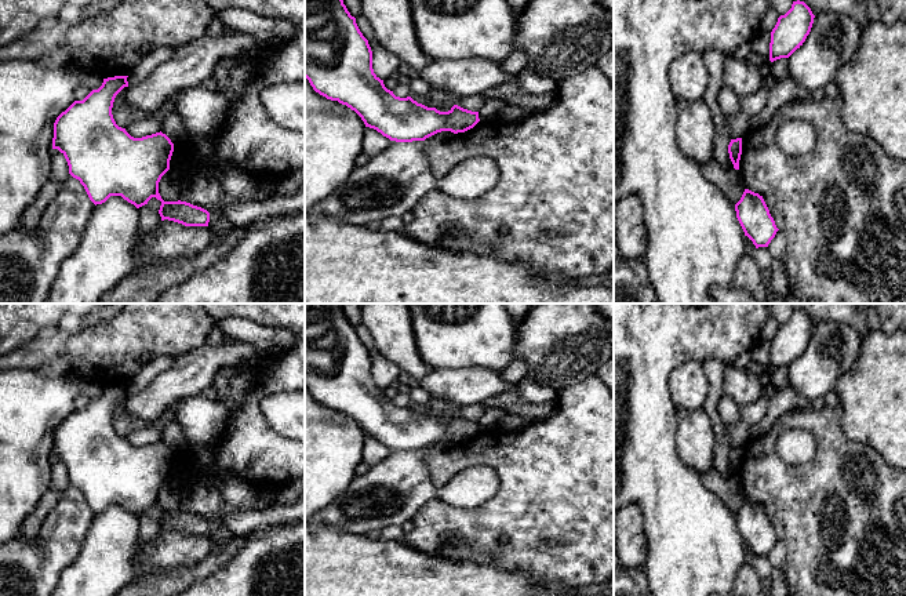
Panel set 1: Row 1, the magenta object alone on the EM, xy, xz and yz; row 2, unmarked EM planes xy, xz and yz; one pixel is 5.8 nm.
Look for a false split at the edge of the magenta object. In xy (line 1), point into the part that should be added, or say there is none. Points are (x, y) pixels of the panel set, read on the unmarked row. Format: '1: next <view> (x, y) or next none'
1: next none

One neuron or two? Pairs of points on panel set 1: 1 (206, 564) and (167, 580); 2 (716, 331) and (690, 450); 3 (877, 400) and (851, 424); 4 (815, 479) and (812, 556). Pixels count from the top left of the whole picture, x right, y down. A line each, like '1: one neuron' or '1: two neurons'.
1: one neuron
2: two neurons
3: one neuron
4: one neuron

